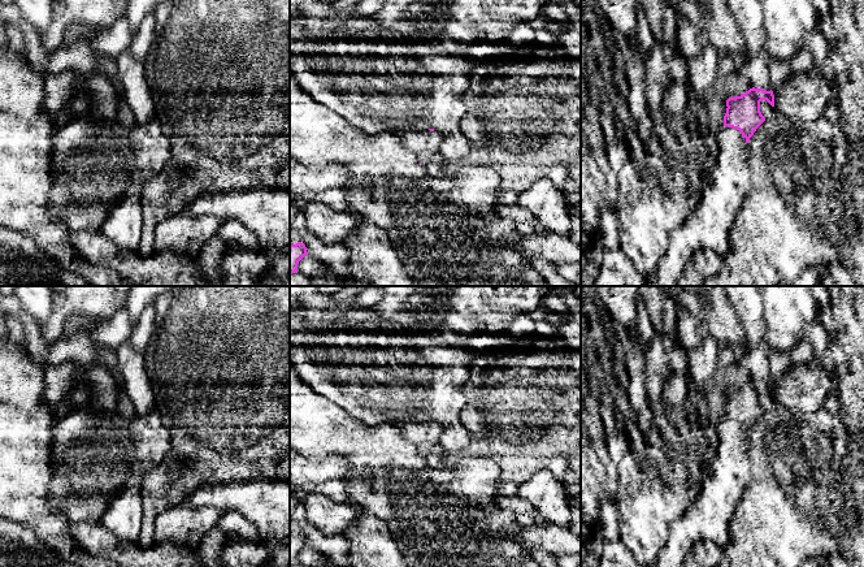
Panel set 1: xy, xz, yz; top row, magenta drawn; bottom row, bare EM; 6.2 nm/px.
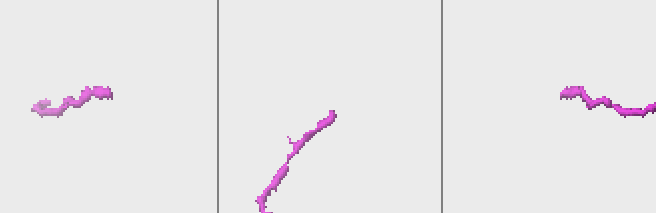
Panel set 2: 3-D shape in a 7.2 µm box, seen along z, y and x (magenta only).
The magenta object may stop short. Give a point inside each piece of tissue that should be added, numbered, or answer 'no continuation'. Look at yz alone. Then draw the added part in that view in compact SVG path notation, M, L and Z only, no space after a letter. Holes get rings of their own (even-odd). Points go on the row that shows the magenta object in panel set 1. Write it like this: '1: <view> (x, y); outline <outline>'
1: yz (708, 225); outline M729 126L715 131L715 139L718 155L703 185L700 202L672 234L651 286L677 286L686 264L699 250L712 247L722 257L730 250L730 230L751 181L747 143L739 130Z

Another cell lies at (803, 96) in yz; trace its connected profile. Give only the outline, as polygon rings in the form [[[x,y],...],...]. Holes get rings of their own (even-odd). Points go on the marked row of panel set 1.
[[[815,68],[809,72],[791,73],[772,91],[777,112],[796,122],[812,122],[822,117],[833,95],[832,86]]]

